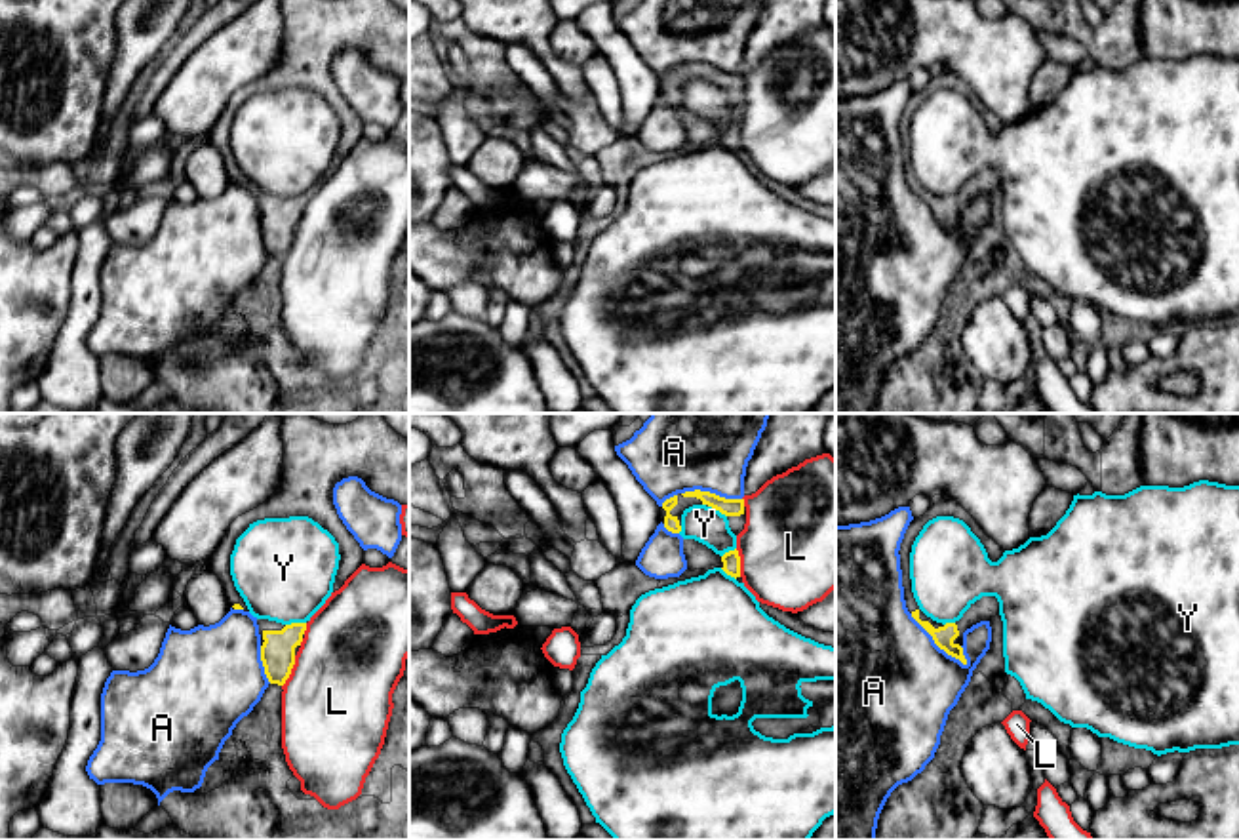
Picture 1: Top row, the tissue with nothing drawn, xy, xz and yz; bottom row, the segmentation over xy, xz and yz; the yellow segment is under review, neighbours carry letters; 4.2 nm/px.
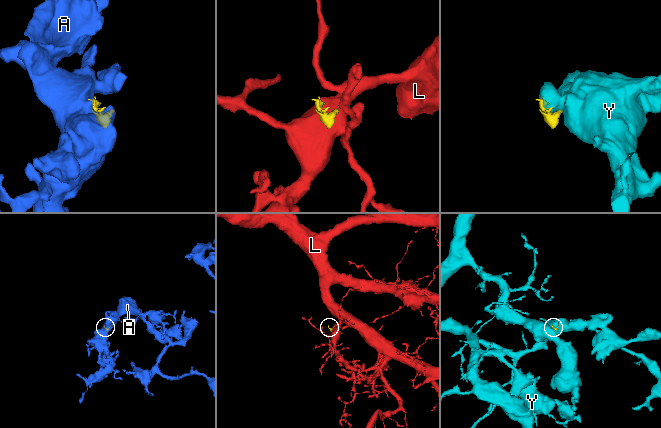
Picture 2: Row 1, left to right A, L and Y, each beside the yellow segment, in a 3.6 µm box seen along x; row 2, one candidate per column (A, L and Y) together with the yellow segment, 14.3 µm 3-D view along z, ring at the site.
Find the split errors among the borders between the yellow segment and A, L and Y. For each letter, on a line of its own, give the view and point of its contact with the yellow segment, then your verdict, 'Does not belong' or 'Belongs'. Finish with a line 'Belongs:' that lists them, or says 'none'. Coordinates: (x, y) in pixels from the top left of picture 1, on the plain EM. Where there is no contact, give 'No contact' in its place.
A: Touches yellow at yz (937, 218). Does not belong
L: Touches yellow at xy (290, 244). Does not belong
Y: Touches yellow at xy (295, 197). Does not belong
Belongs: none

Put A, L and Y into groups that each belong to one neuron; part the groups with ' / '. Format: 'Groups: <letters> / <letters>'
Groups: A / L / Y

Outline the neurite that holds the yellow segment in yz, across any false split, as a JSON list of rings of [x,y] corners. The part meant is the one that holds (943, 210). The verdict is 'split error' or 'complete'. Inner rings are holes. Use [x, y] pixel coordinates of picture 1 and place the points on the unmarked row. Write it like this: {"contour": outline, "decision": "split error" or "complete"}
{"contour": [[[934,69],[931,72],[929,84],[923,90],[914,91],[910,95],[904,112],[900,116],[898,128],[900,128],[902,160],[904,160],[904,173],[908,185],[933,210],[934,217],[940,223],[944,223],[948,229],[967,238],[961,221],[963,206],[980,194],[990,194],[992,190],[999,189],[999,175],[995,170],[982,170],[980,173],[971,177],[971,181],[963,187],[959,194],[946,198],[933,194],[919,183],[912,166],[910,126],[923,99],[936,90],[954,90],[963,93],[971,101],[971,105],[980,112],[992,135],[997,135],[1005,124],[992,110],[984,107],[984,103],[976,97],[976,93],[957,74],[954,74],[948,69]]], "decision": "split error"}

